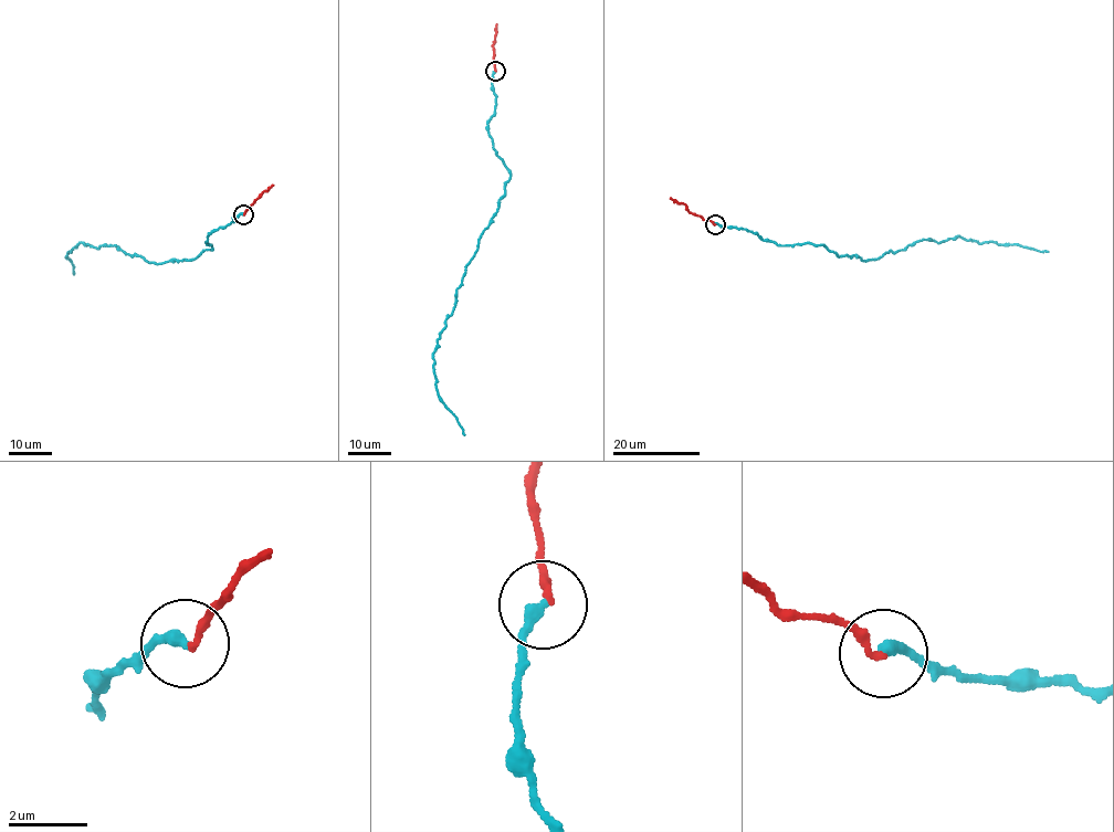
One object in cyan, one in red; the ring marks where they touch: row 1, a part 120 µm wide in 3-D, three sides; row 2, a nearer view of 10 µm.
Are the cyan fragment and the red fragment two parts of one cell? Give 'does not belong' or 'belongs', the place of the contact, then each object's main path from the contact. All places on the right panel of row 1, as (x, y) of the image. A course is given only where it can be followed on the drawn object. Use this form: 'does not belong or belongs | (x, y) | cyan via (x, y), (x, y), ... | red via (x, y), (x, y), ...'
belongs | (715, 224) | cyan via (715, 224), (866, 261), (923, 239), (958, 237), (1048, 251) | red via (715, 224), (690, 213), (685, 204), (670, 197)

